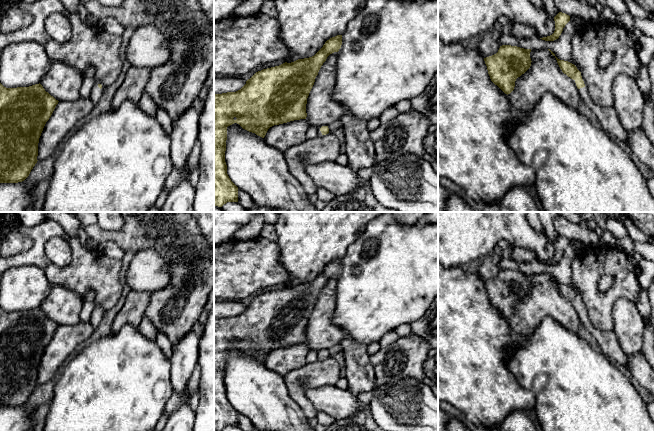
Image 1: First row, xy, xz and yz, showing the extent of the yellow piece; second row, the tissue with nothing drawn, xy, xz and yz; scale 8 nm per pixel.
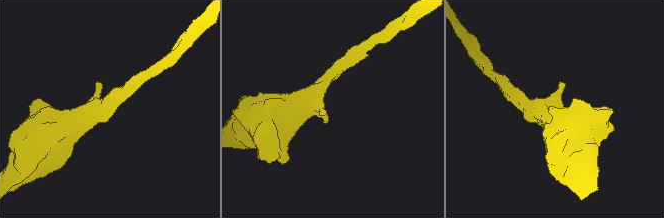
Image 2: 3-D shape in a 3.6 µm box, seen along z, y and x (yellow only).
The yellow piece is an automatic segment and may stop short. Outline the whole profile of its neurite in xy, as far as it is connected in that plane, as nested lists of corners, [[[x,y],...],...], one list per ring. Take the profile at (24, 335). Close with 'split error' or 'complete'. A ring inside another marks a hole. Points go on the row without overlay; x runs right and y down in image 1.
[[[0,307],[0,407],[18,407],[29,400],[38,385],[39,362],[58,326],[40,307],[17,312],[6,312]]] | complete

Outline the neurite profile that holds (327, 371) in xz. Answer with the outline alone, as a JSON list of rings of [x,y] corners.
[[[329,356],[313,363],[305,363],[284,375],[283,380],[291,399],[299,405],[306,418],[310,420],[317,417],[318,411],[306,397],[305,391],[326,385],[335,386],[340,377],[338,361]]]

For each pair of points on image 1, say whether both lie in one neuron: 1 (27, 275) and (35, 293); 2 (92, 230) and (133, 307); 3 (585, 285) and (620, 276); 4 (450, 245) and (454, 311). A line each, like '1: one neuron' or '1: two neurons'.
1: one neuron
2: two neurons
3: one neuron
4: two neurons

